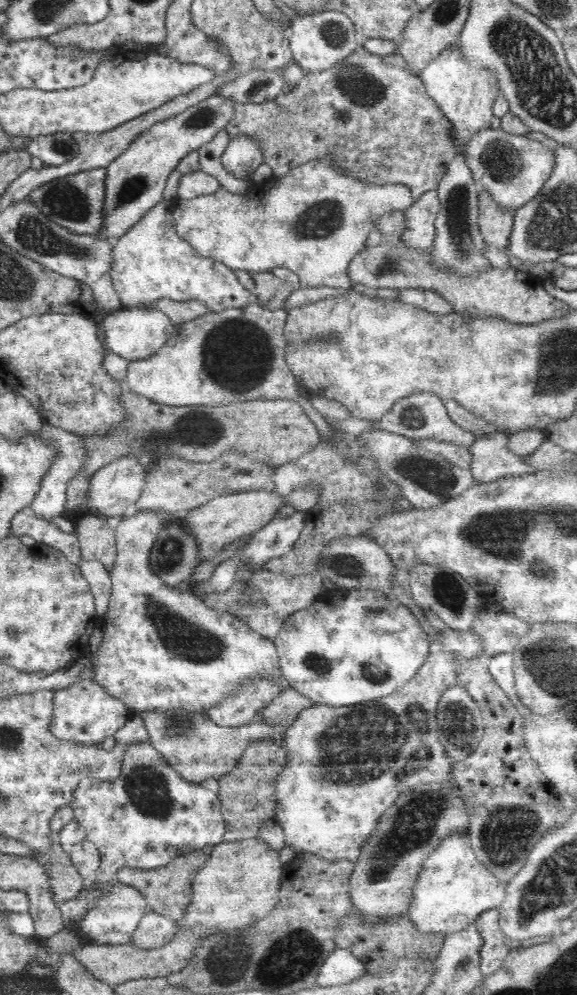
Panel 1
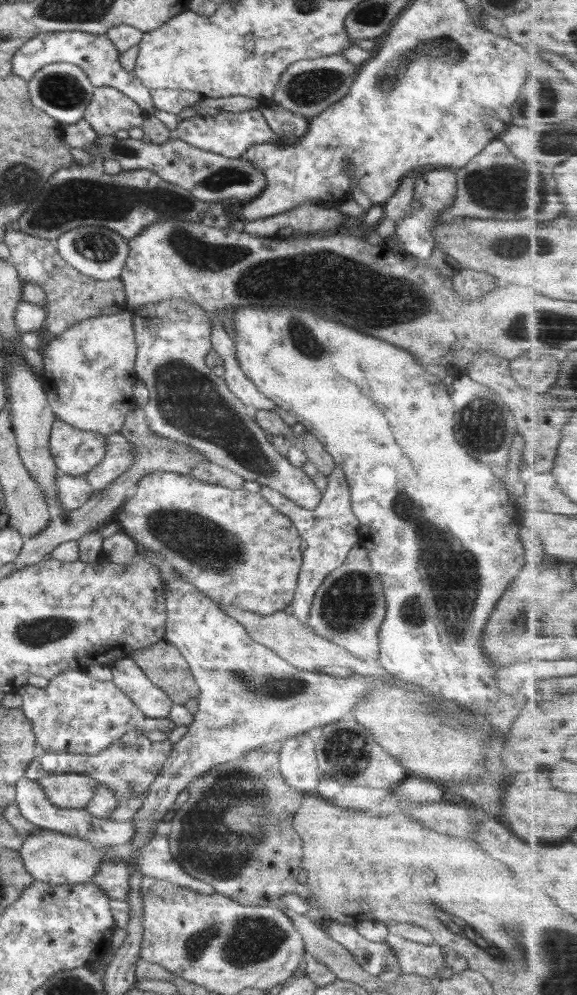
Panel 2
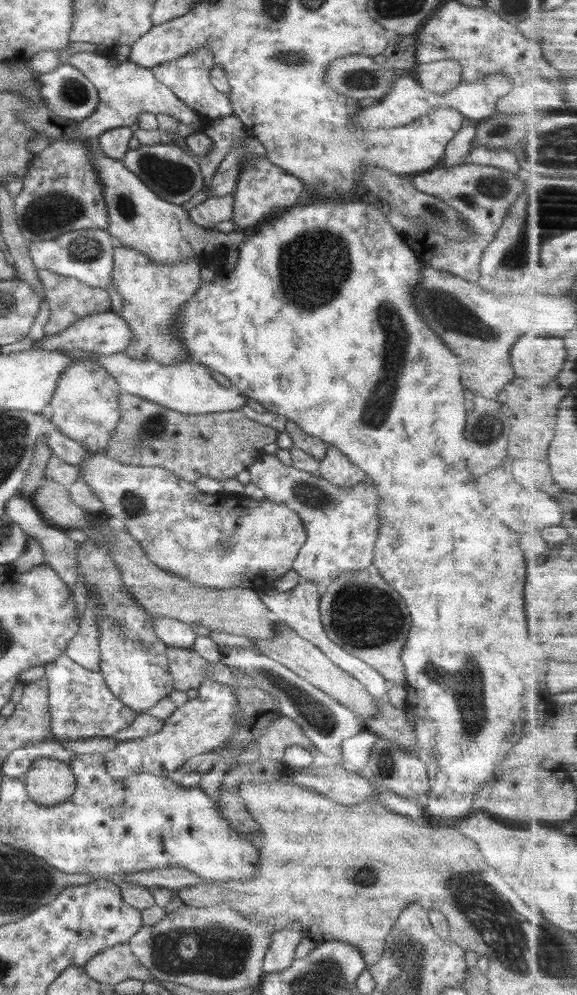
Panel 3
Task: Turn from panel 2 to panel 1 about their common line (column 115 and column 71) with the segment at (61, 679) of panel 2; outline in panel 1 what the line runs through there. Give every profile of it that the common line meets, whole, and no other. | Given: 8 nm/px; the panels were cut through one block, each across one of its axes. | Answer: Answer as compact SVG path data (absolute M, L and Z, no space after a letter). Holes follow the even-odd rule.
M82 679L54 693L50 730L58 740L101 745L105 738L114 736L134 714L124 701L112 697L94 679Z

